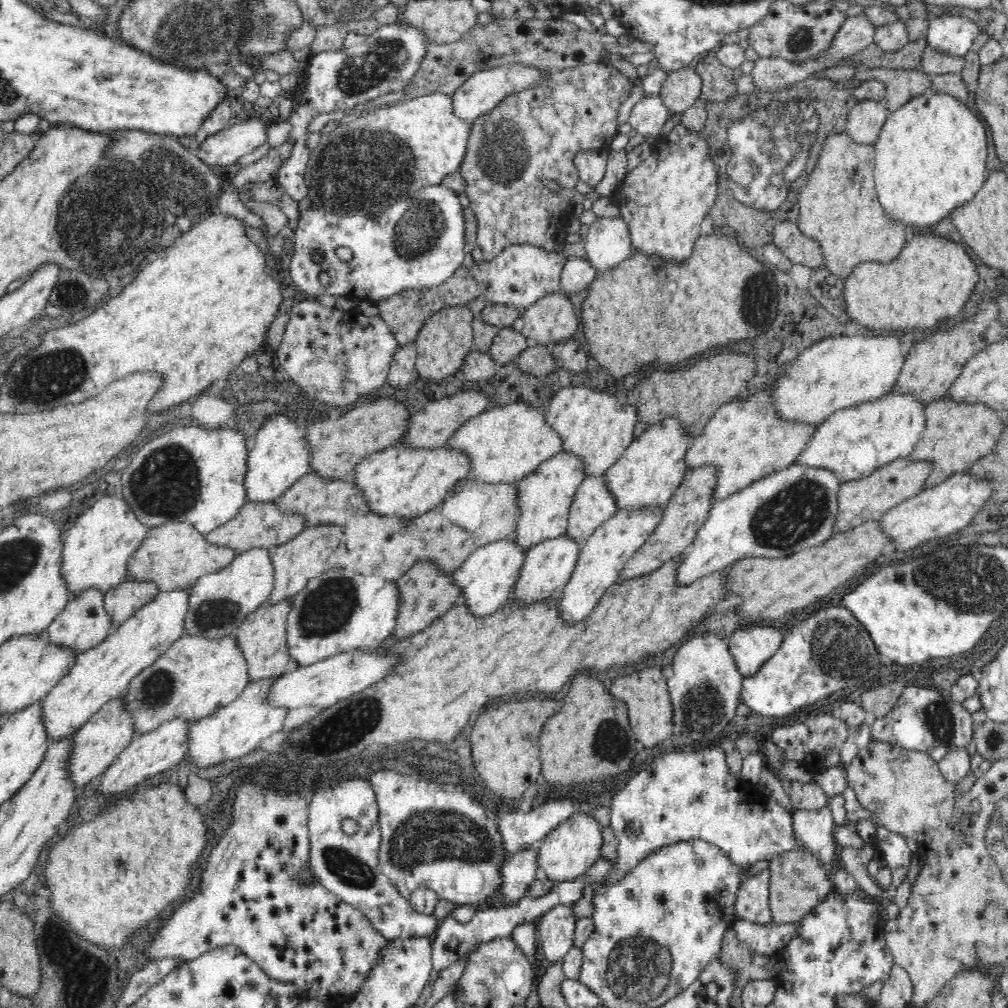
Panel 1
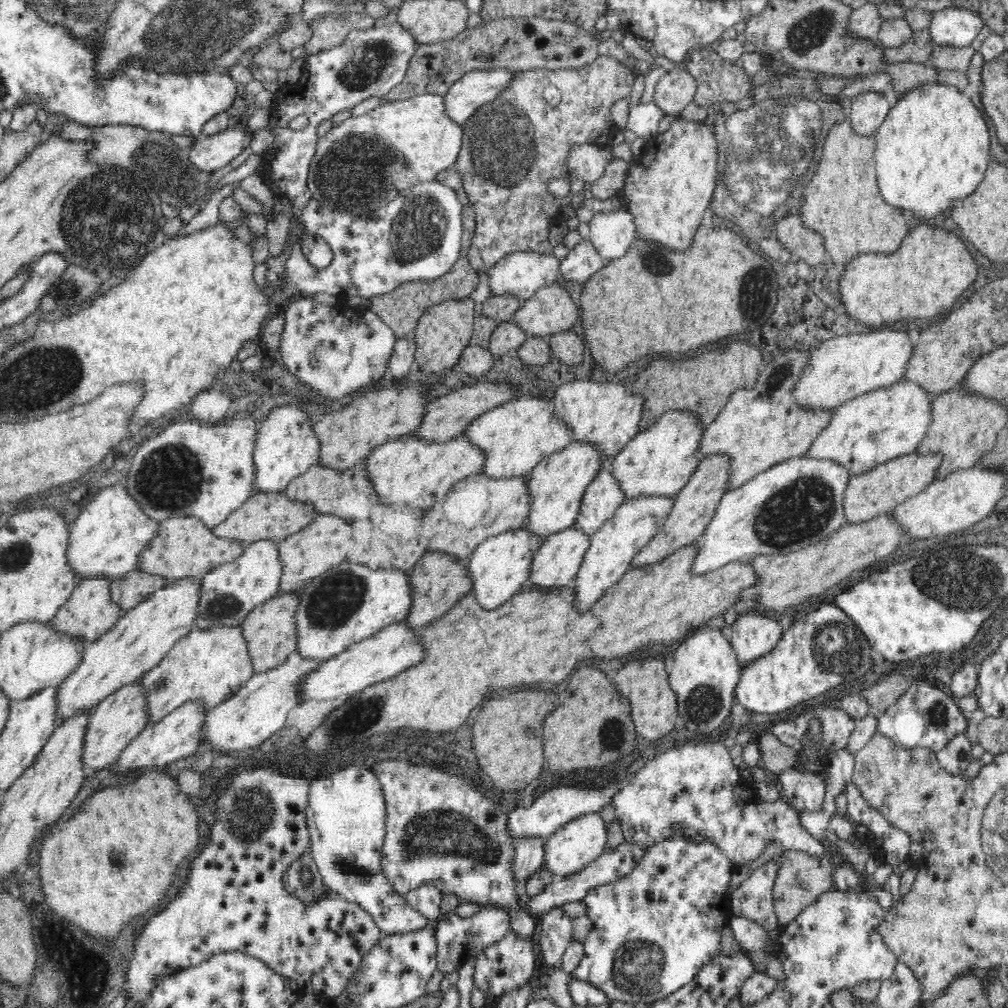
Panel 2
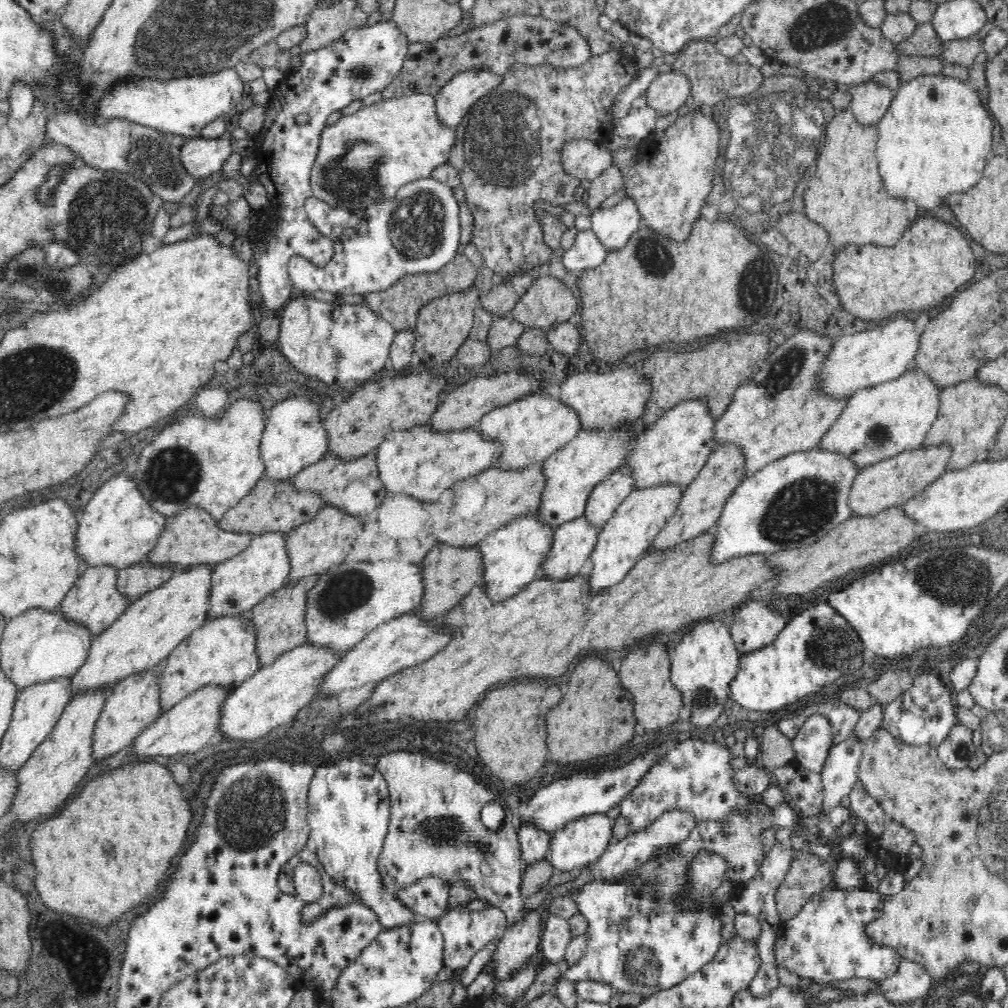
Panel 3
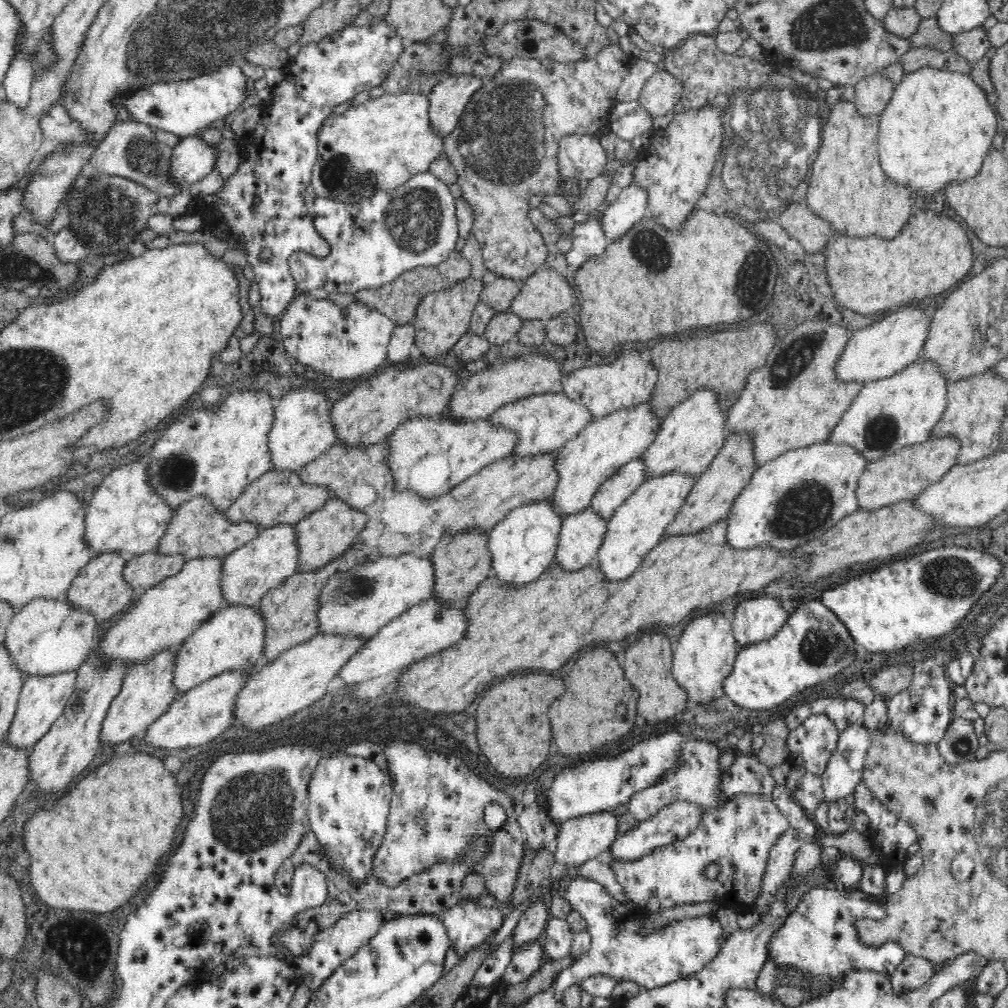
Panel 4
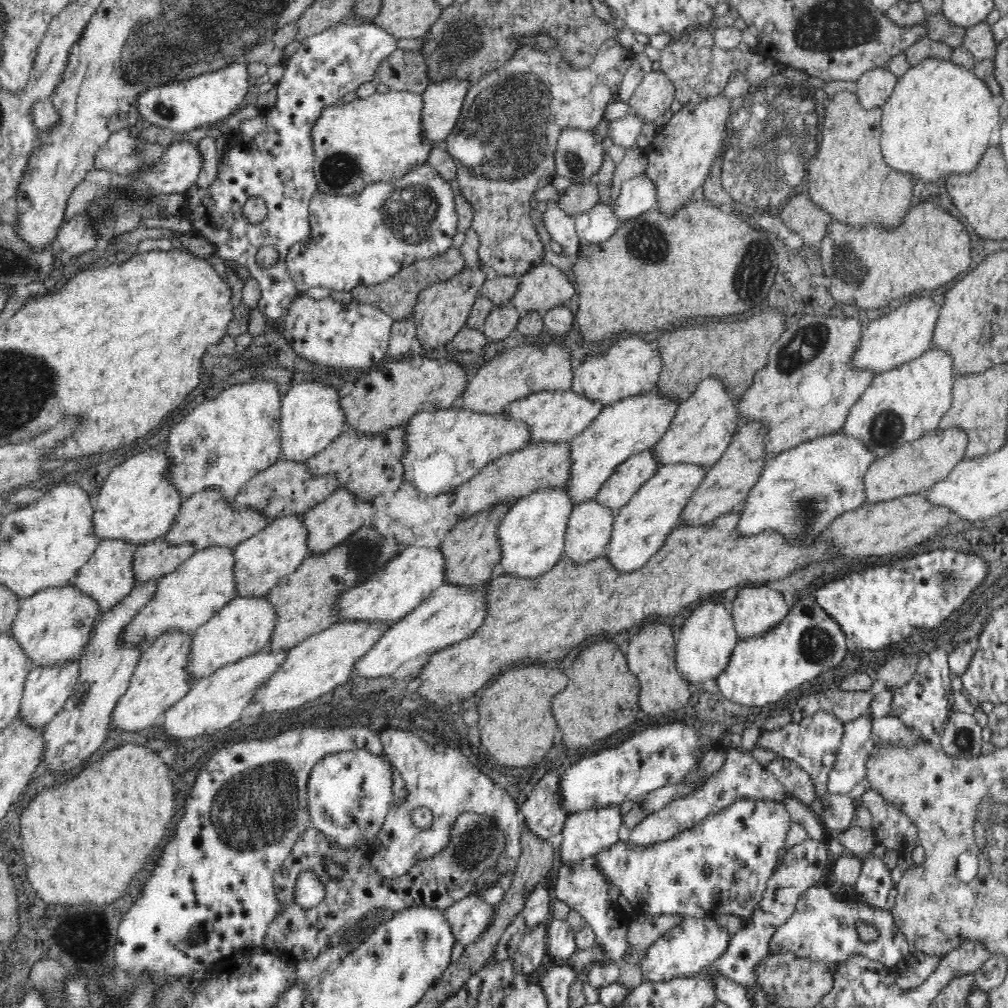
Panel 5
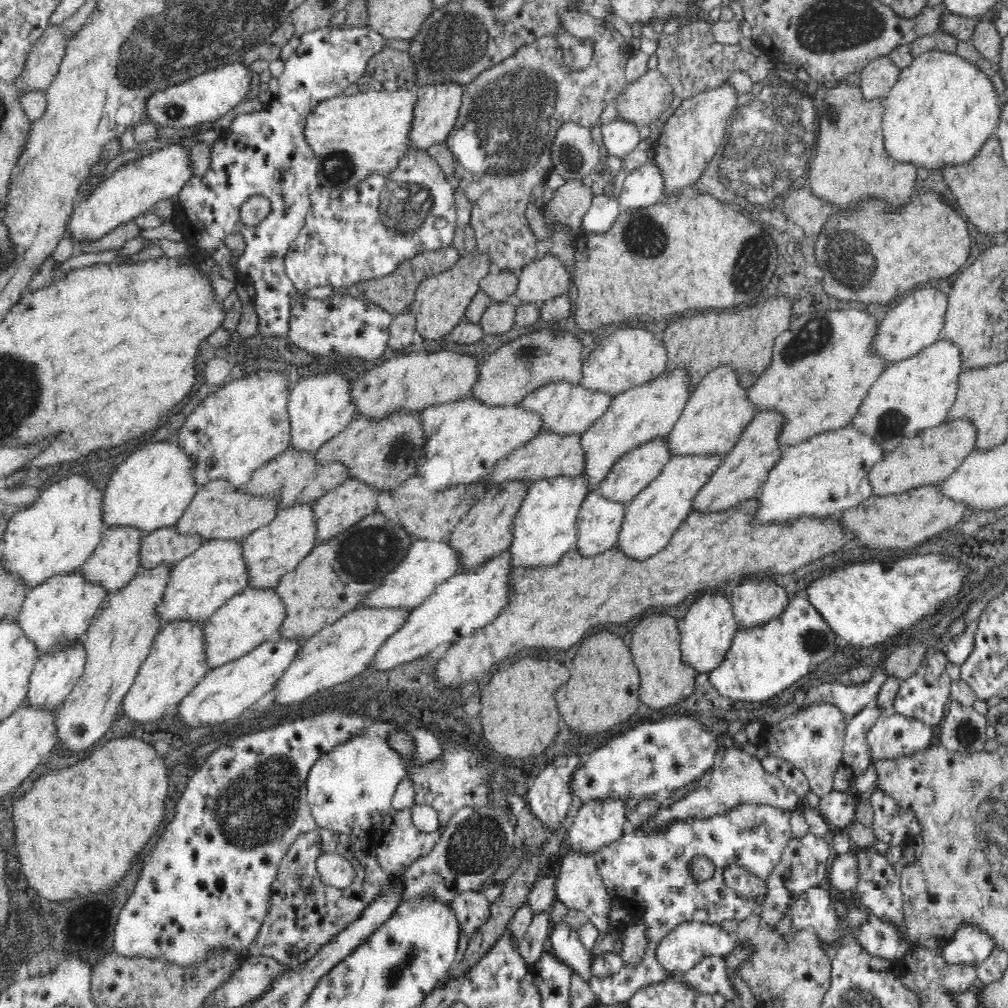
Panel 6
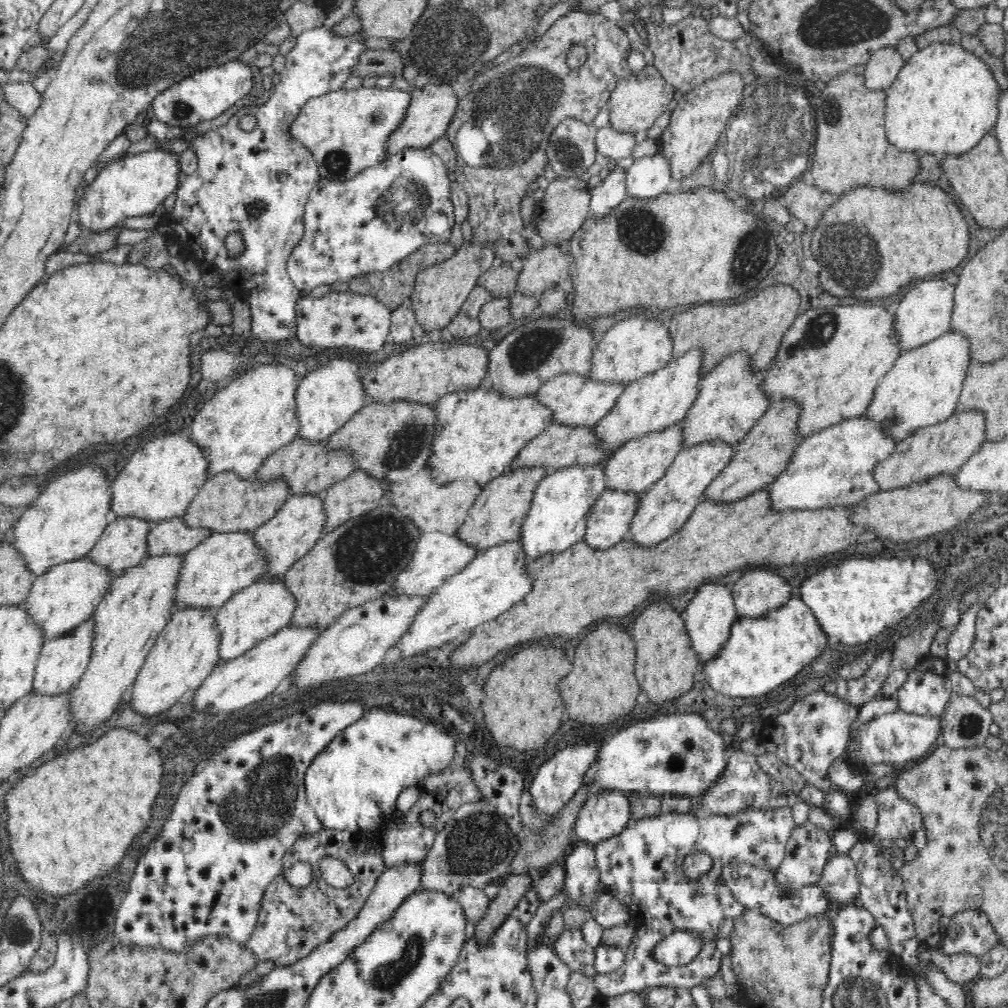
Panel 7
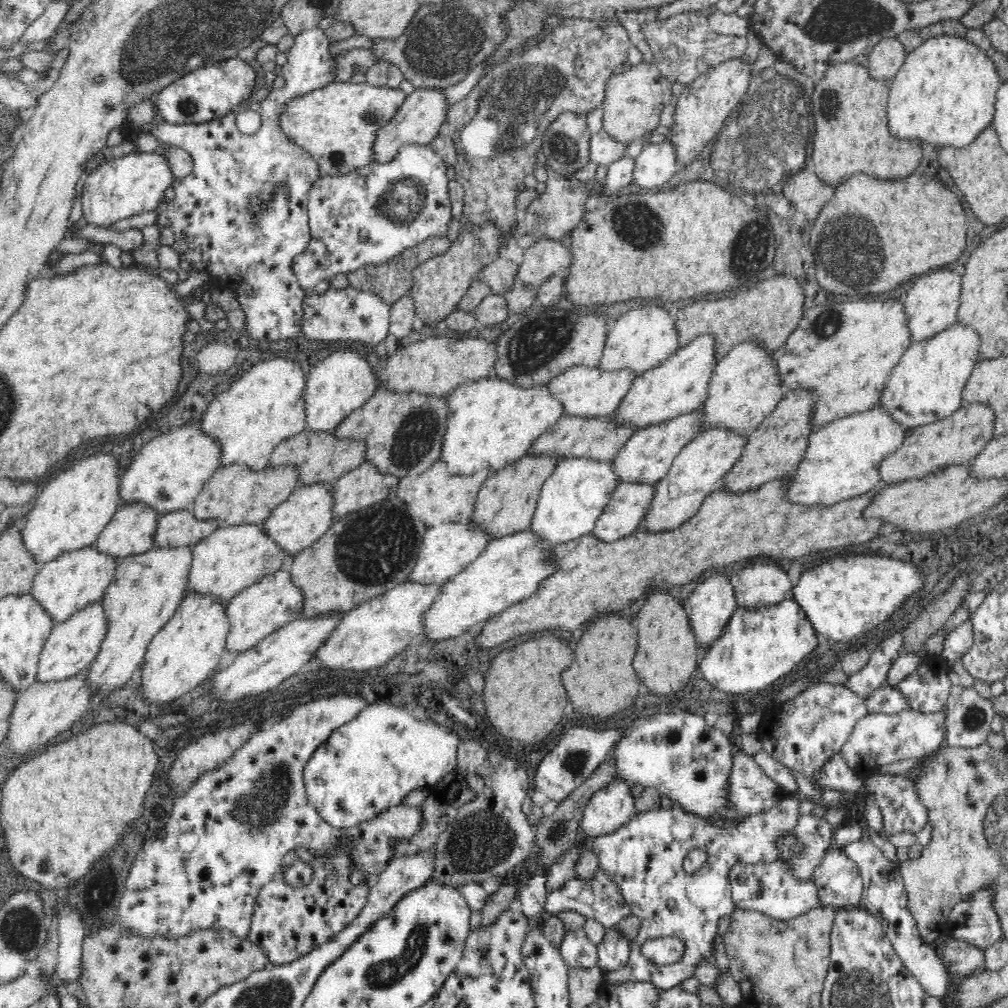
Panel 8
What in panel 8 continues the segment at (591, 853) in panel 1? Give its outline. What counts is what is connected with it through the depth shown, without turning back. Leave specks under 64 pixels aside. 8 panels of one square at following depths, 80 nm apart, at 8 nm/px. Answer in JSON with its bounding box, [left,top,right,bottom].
[581,779,635,837]

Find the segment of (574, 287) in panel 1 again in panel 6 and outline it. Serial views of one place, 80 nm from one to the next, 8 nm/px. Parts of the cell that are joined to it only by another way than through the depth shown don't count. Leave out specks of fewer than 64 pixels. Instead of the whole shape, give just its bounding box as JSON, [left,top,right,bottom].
[580,189,621,233]

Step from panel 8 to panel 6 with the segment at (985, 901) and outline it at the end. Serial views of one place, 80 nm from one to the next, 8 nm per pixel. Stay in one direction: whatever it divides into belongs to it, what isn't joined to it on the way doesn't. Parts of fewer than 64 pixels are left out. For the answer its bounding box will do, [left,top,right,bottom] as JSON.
[939,924,995,964]

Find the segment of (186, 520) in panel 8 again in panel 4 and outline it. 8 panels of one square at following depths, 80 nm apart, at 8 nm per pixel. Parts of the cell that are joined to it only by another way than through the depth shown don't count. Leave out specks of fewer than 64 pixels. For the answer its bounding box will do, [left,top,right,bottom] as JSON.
[125,548,187,594]

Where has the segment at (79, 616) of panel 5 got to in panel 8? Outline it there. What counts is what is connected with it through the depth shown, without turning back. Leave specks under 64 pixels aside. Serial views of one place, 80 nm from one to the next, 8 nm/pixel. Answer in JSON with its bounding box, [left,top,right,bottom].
[31,543,117,624]

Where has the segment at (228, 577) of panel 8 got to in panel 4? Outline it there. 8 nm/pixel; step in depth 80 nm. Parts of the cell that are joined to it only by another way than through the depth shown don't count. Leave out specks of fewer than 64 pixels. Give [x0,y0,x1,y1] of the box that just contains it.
[101,555,226,664]

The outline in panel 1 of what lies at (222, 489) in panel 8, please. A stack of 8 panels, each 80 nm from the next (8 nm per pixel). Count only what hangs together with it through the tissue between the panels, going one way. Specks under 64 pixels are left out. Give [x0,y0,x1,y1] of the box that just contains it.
[128,521,239,591]

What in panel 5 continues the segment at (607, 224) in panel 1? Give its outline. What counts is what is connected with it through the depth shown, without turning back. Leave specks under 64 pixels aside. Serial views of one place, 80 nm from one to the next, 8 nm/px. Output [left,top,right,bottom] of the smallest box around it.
[613,172,658,221]

